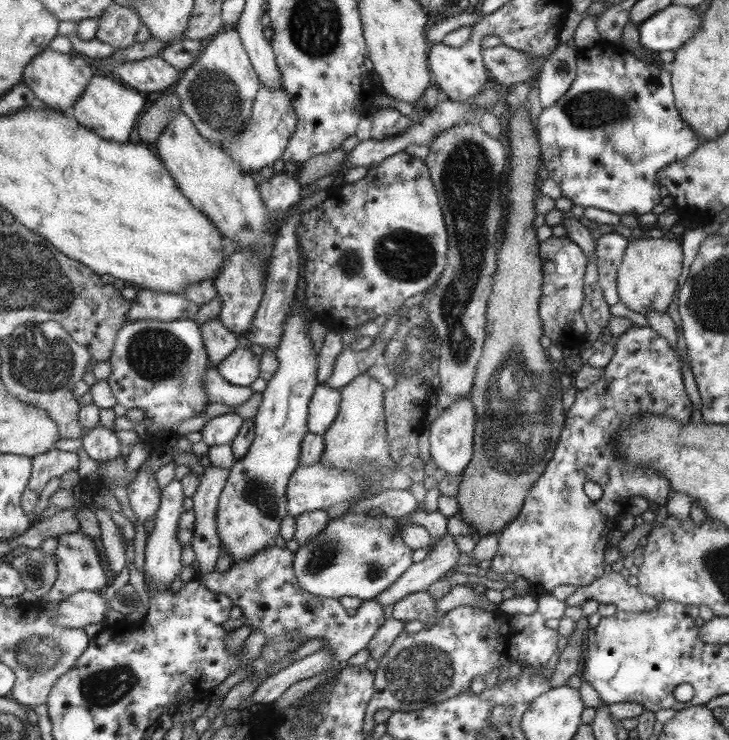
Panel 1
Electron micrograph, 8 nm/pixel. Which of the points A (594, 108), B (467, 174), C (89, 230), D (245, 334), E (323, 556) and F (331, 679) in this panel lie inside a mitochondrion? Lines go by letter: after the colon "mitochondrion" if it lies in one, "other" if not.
A: mitochondrion
B: mitochondrion
C: other
D: other
E: mitochondrion
F: other

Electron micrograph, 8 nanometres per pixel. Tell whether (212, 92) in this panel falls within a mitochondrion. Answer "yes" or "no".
yes

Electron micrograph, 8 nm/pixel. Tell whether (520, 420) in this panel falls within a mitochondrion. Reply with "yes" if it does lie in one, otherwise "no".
yes

